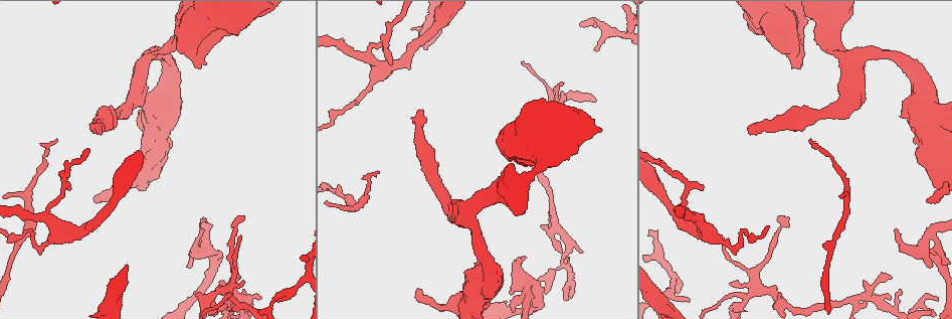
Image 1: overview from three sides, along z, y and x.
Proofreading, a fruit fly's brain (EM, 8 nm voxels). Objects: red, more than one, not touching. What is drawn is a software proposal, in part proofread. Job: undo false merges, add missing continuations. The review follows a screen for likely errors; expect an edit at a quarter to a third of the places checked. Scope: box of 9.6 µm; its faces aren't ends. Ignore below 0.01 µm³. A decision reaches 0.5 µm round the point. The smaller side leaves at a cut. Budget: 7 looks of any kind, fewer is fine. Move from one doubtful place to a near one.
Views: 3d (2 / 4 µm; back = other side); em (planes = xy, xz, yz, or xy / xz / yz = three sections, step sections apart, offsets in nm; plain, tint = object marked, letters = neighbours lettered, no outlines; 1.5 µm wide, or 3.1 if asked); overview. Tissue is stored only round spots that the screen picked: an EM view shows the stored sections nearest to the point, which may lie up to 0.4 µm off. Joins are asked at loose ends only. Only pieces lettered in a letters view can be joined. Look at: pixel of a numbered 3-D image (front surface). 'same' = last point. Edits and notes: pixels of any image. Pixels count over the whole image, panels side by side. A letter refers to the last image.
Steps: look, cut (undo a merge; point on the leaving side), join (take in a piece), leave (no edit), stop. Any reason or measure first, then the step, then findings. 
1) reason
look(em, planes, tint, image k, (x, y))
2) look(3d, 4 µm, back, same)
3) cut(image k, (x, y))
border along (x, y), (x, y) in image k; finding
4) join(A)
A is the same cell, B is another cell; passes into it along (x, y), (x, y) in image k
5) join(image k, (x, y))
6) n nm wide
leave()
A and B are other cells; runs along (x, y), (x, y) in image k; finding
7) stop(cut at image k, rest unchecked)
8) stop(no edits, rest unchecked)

look(em, xz, step 8, tint, image 1, (561, 82))

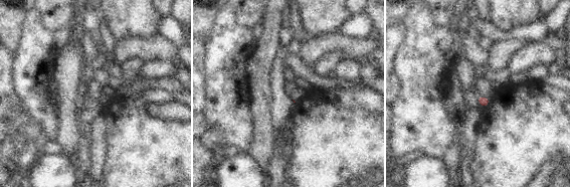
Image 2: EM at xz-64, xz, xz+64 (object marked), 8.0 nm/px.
another direction
look(em, xy, step 8, letters, same)

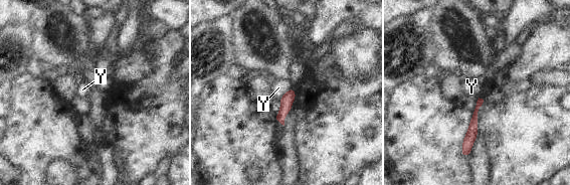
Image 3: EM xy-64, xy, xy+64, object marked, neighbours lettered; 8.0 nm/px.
leave()
Y is another cell; border along (292, 86), (278, 100) in image 3; no lettered piece goes on from it

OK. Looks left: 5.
thin end
look(3d, 2 µm, image 1, (596, 51))

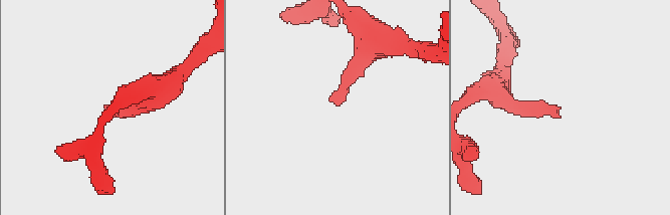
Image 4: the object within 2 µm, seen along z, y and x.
look(em, xz, step 4, tint, image 4, (560, 117))

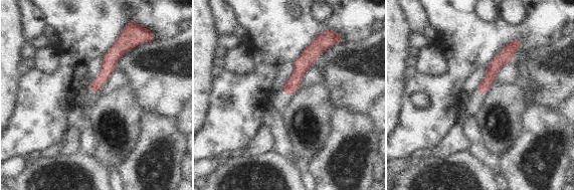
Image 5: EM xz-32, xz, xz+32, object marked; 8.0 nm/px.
cut it another way
look(em, planes, letters, same)

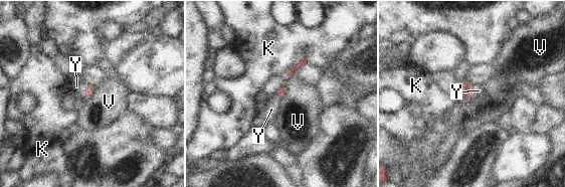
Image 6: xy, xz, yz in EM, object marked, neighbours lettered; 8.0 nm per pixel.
join(Y)
Y is the same cell, K and V are other cells; passes into it along (89, 89), (85, 91), (76, 86) in image 6; the neuron continues

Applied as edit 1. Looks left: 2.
stop(join at image 6, rest unchecked)

